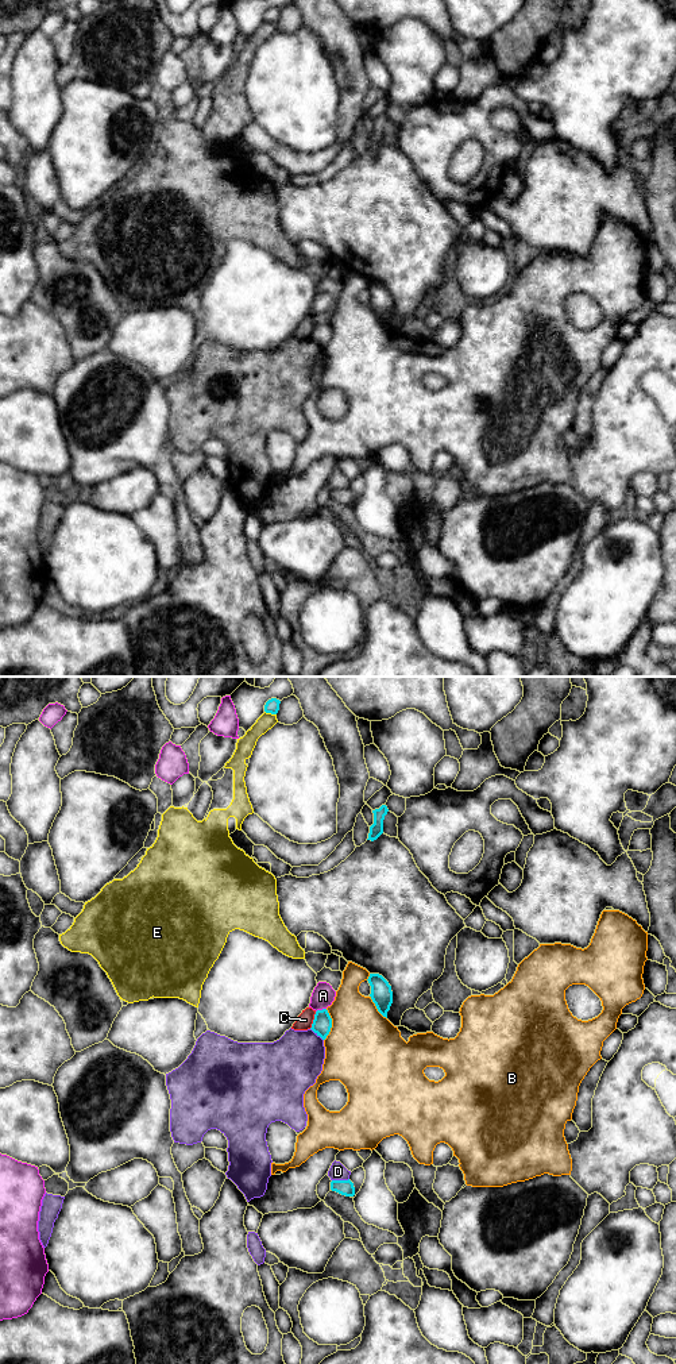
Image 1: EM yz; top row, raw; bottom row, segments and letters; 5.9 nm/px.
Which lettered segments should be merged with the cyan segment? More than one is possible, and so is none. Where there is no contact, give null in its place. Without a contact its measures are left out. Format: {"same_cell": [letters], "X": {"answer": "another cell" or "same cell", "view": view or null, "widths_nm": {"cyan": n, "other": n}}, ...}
{"same_cell": [], "A": {"answer": "another cell", "view": "yz", "widths_nm": {"cyan": 120, "other": 140}}, "B": {"answer": "another cell", "view": "yz", "widths_nm": {"cyan": 120, "other": 460}}, "C": {"answer": "another cell", "view": "yz", "widths_nm": {"cyan": 120, "other": 90}}, "D": {"answer": "another cell", "view": "yz", "widths_nm": {"cyan": 100, "other": 100}}, "E": {"answer": "another cell", "view": "yz", "widths_nm": {"cyan": 80, "other": 110}}}

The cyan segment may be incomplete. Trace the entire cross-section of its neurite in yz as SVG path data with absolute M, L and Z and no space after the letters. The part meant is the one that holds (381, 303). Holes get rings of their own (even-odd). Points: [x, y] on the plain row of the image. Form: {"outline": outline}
{"outline": "M370 282L368 292L371 294L371 308L378 320L387 327L387 320L393 312L393 300L389 290L379 282Z"}

